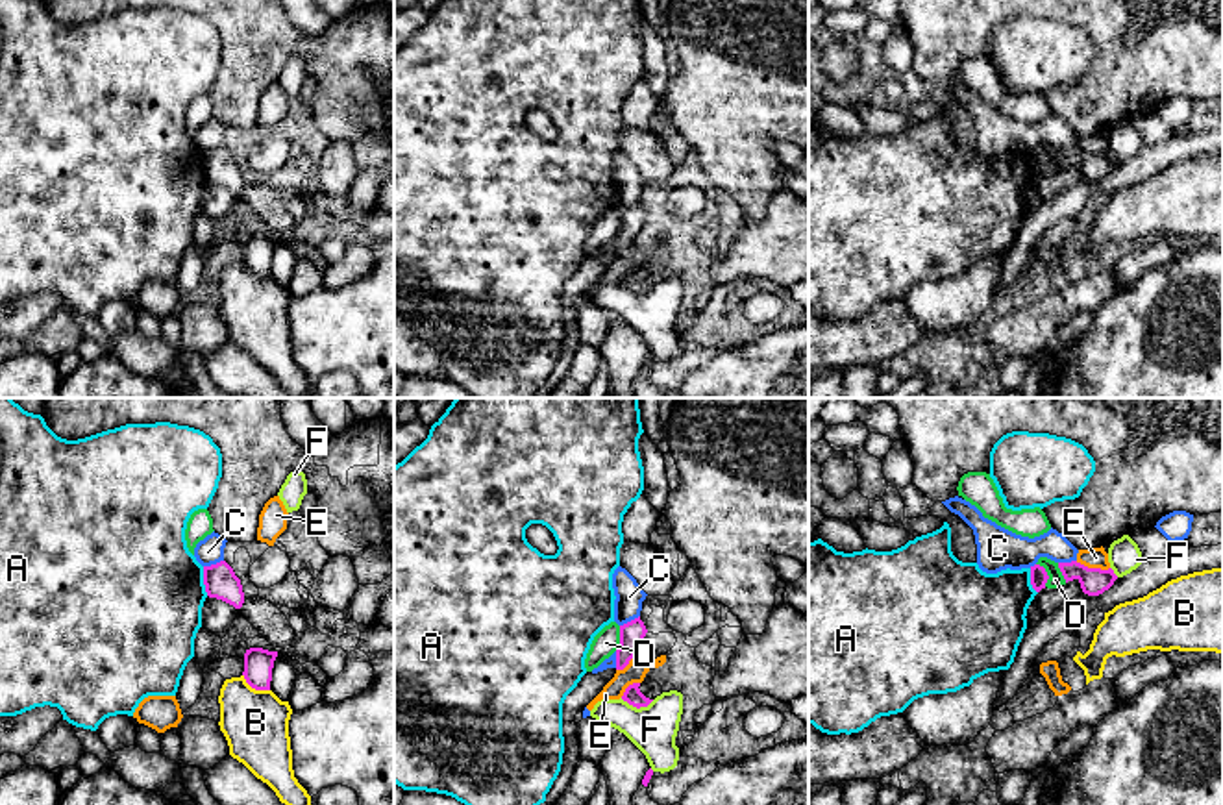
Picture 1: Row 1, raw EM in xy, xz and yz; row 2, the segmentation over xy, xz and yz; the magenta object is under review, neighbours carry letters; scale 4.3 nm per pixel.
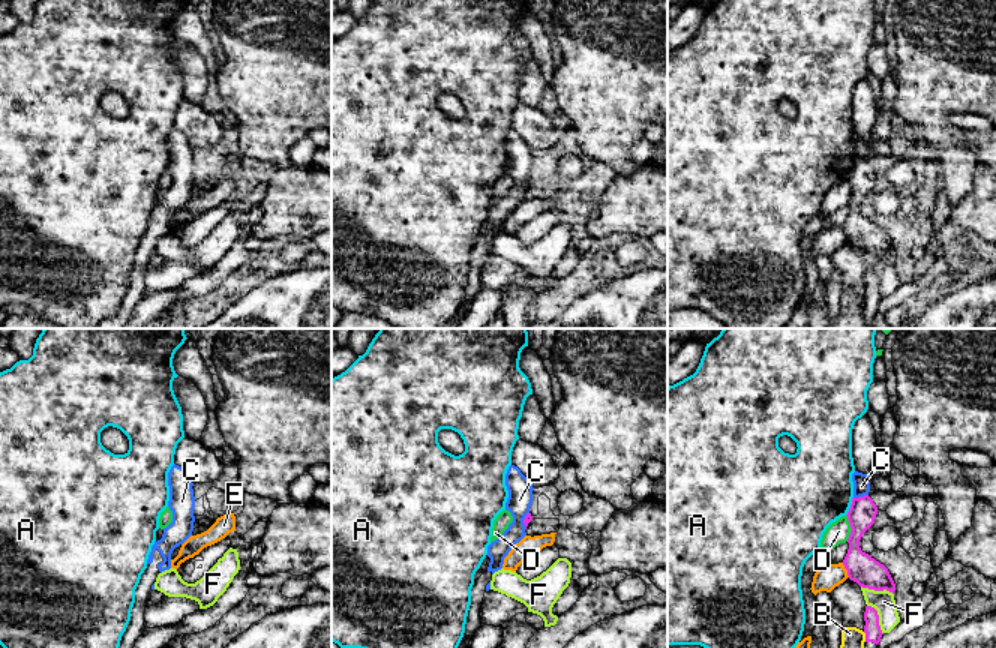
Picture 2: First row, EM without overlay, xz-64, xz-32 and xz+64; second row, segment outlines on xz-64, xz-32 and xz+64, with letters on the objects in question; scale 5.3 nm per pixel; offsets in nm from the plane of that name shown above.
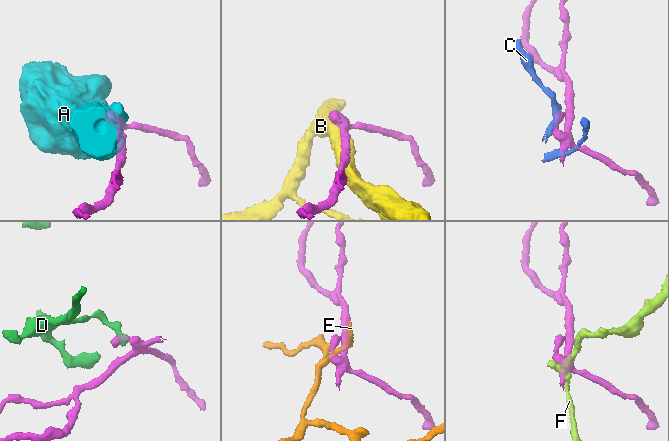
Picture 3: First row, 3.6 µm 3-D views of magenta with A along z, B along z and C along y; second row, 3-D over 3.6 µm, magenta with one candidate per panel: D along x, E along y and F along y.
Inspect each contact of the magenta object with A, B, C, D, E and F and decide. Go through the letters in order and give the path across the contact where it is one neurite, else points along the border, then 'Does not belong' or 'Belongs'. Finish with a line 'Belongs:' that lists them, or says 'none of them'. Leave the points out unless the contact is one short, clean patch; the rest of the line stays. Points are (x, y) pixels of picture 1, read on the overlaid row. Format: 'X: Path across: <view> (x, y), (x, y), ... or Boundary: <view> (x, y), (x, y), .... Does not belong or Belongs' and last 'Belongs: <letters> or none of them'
A: Boundary: xy (202, 567), (202, 583), (208, 594). Does not belong
B: Does not belong
C: Boundary: xy (222, 559), (204, 567). Does not belong
D: Boundary: yz (1037, 563), (1048, 576), (1046, 585). Does not belong
E: Boundary: yz (1075, 561), (1087, 567), (1109, 569). Does not belong
F: Boundary: xz (620, 698), (637, 707), (646, 707), (654, 700). Does not belong
Belongs: none of them

